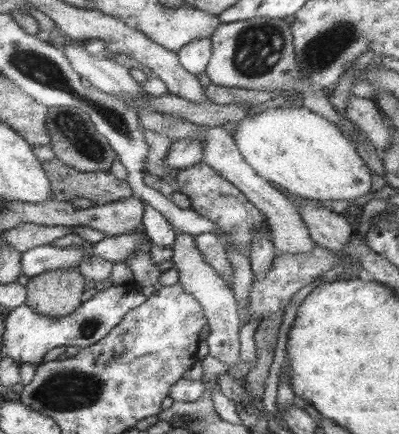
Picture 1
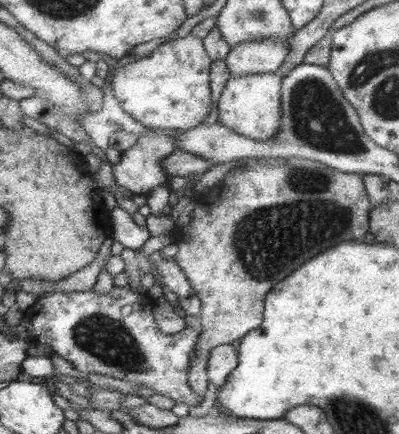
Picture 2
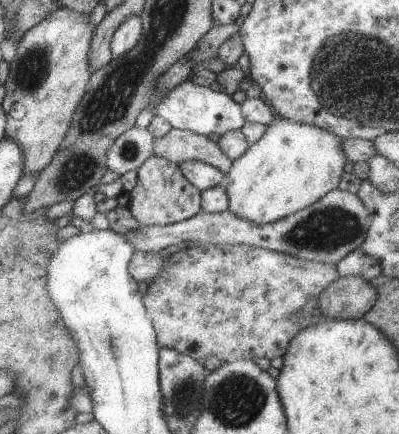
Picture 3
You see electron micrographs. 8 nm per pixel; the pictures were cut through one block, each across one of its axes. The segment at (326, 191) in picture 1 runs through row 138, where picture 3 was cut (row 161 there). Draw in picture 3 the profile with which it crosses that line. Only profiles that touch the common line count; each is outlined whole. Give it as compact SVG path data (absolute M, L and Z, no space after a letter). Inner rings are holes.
M281 118L267 128L265 136L253 144L227 174L229 210L253 226L273 224L289 218L311 204L323 200L331 190L339 190L347 166L341 138L329 130Z

